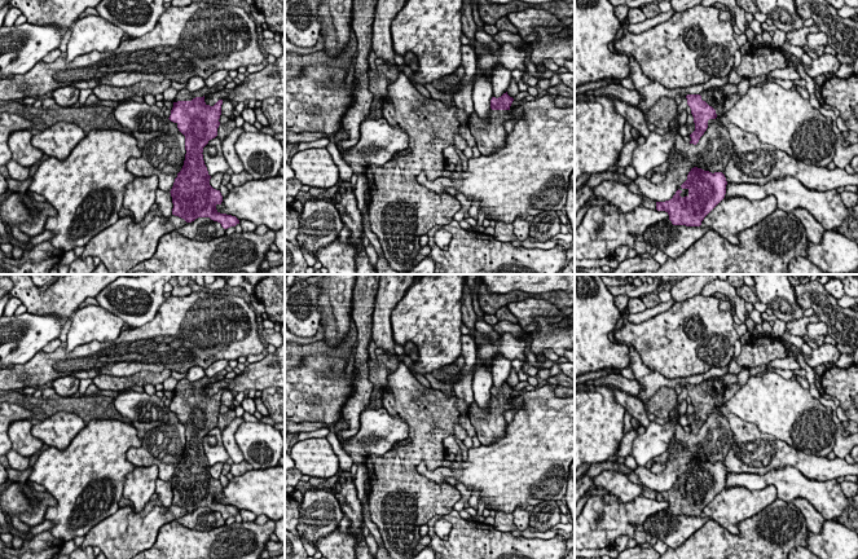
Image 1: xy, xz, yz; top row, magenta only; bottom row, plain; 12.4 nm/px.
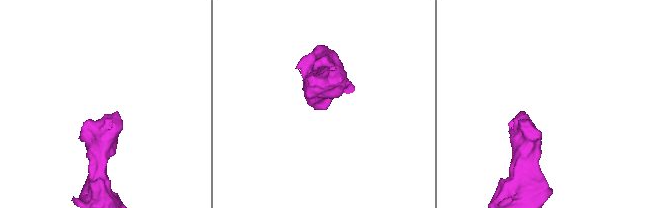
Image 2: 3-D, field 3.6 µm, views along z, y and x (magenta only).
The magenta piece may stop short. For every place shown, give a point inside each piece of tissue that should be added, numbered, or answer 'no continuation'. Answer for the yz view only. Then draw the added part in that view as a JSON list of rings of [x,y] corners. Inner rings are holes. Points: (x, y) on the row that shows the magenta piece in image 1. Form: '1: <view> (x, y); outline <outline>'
1: yz (714, 97); outline [[[721,87],[705,89],[700,96],[703,101],[716,110],[717,118],[723,113],[726,96]]]

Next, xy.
1: xy (184, 95); outline [[[204,87],[204,88],[202,88],[201,91],[197,91],[197,92],[189,92],[186,88],[184,88],[184,89],[177,92],[175,102],[177,102],[177,101],[192,101],[195,97],[203,97],[206,94],[208,94],[207,87]]]

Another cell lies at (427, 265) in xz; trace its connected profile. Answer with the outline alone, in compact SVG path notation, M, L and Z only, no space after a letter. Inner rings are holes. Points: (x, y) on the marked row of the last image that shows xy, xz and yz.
M426 256L405 274L434 274L436 264L432 258Z

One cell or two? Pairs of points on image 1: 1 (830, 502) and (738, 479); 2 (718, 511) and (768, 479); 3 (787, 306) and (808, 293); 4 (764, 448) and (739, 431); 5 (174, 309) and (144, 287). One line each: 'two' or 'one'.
1: one
2: two
3: two
4: one
5: two

